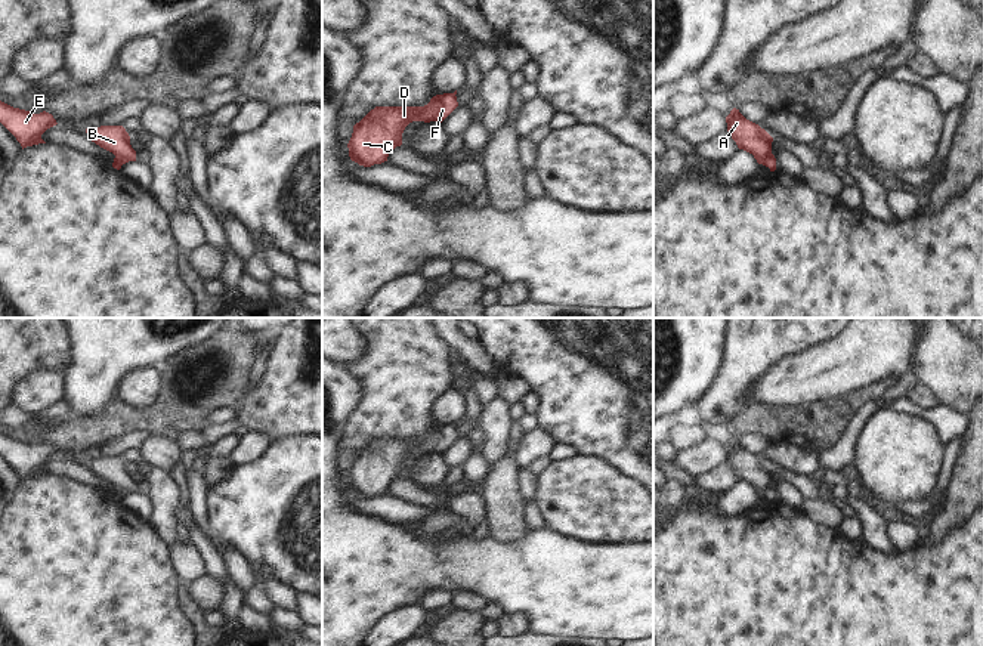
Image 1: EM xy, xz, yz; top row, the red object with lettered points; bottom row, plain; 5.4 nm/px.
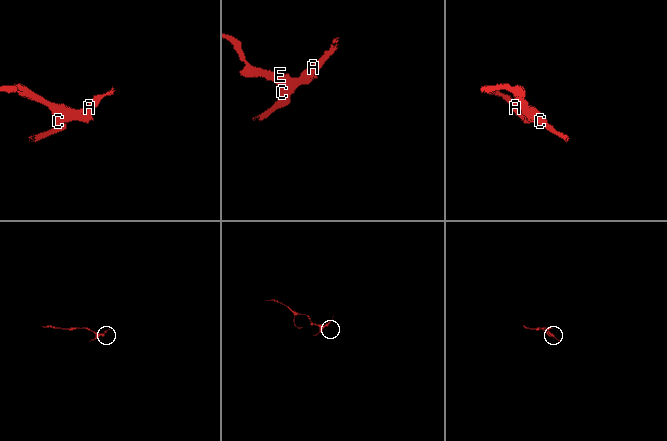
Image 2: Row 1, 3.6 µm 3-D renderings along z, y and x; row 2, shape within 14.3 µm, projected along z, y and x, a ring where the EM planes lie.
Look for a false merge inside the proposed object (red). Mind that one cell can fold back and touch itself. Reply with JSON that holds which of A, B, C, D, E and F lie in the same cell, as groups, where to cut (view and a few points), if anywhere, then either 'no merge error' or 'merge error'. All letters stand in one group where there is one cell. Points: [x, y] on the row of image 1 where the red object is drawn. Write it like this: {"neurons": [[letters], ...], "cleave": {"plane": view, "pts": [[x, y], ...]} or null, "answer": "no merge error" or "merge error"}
{"neurons": [["A", "B"], ["C", "D", "E", "F"]], "cleave": {"plane": "yz", "pts": [[772, 154], [760, 163]]}, "answer": "merge error"}

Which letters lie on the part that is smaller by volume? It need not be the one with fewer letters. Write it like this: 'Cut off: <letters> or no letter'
Cut off: A, B

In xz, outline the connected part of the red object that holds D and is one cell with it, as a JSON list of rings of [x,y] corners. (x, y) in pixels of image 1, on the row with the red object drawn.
[[[454,93],[436,95],[424,106],[375,106],[353,126],[349,157],[364,167],[381,164],[392,149],[402,145],[402,133],[409,123],[442,123],[457,106]]]

